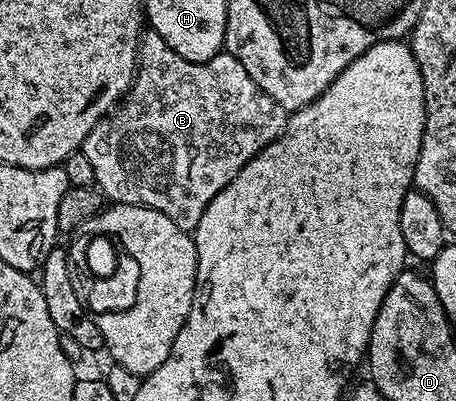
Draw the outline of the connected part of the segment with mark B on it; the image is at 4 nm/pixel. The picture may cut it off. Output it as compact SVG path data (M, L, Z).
M151 29L137 41L137 73L129 92L119 106L98 121L95 129L81 142L81 150L95 169L95 184L106 200L134 203L162 211L179 229L196 231L203 209L271 141L285 128L287 113L239 65L234 55L222 53L211 61L187 61Z

